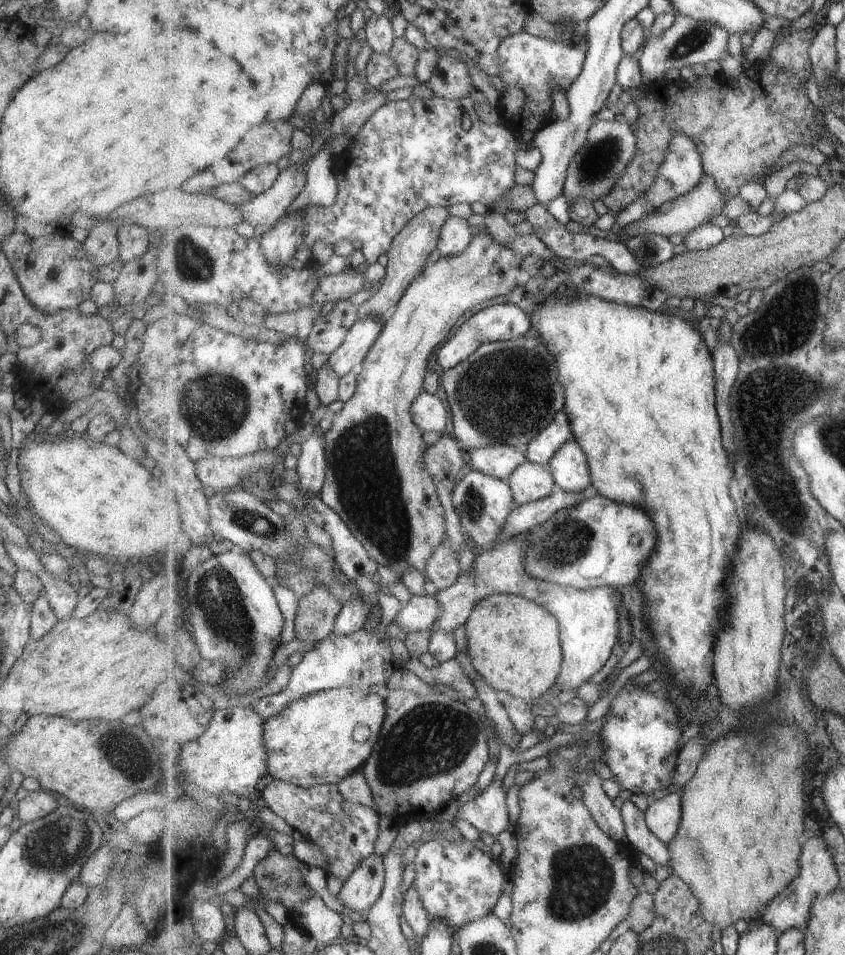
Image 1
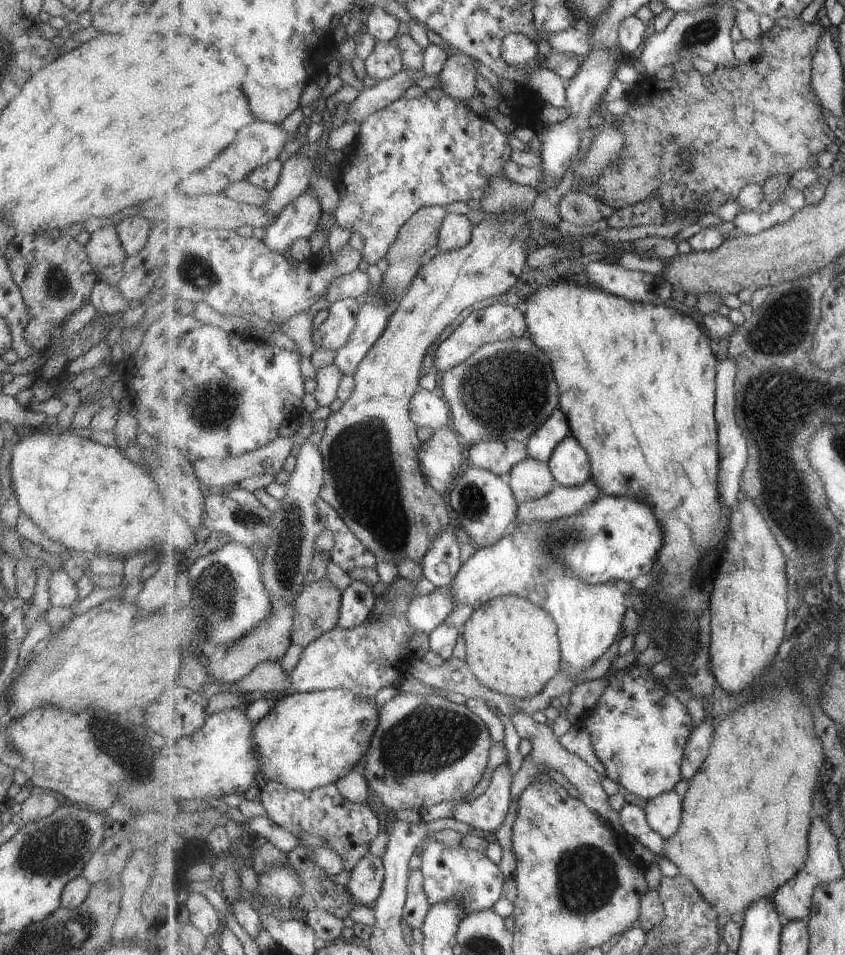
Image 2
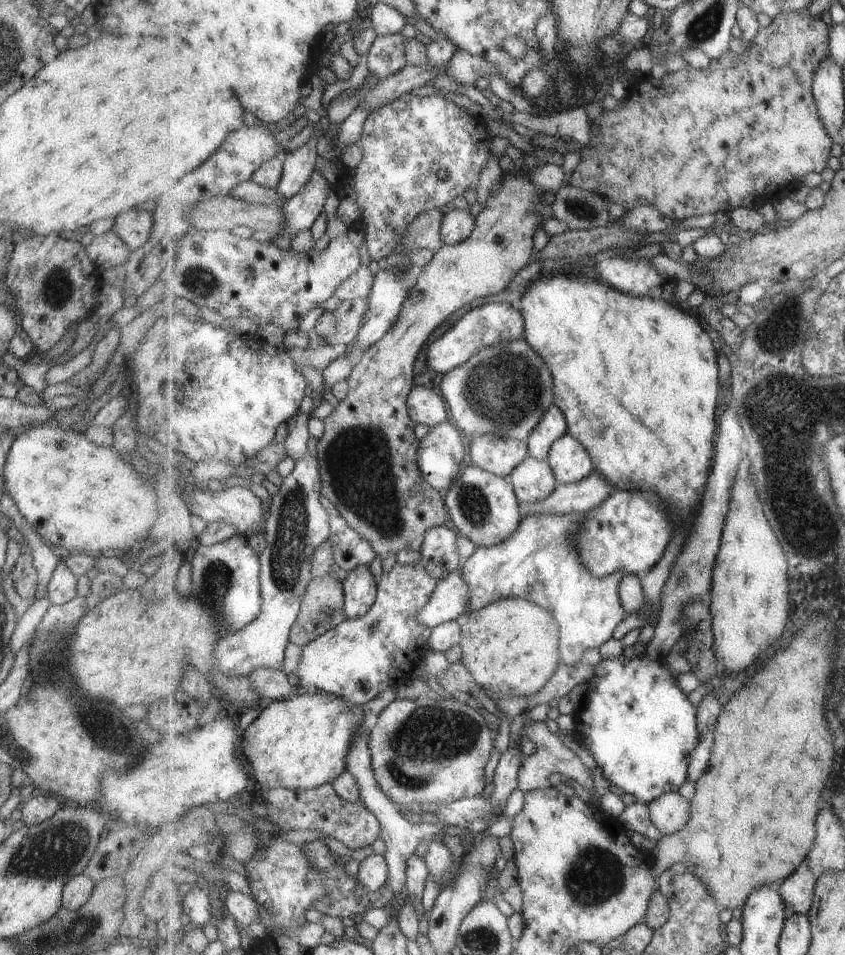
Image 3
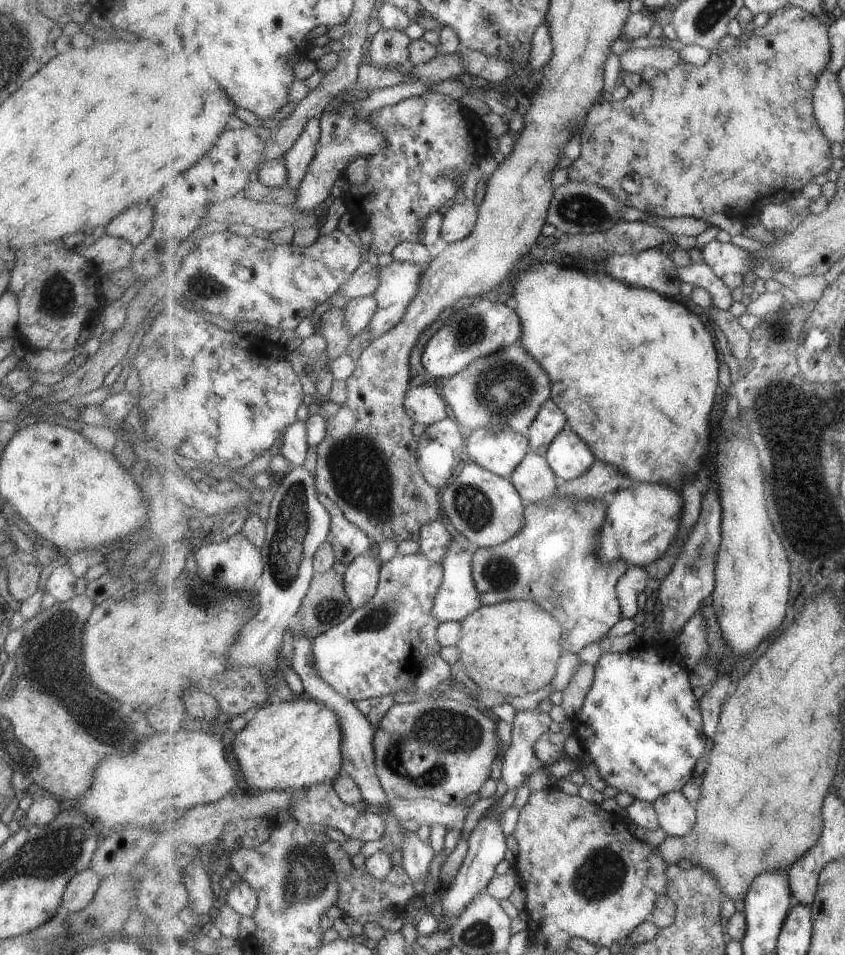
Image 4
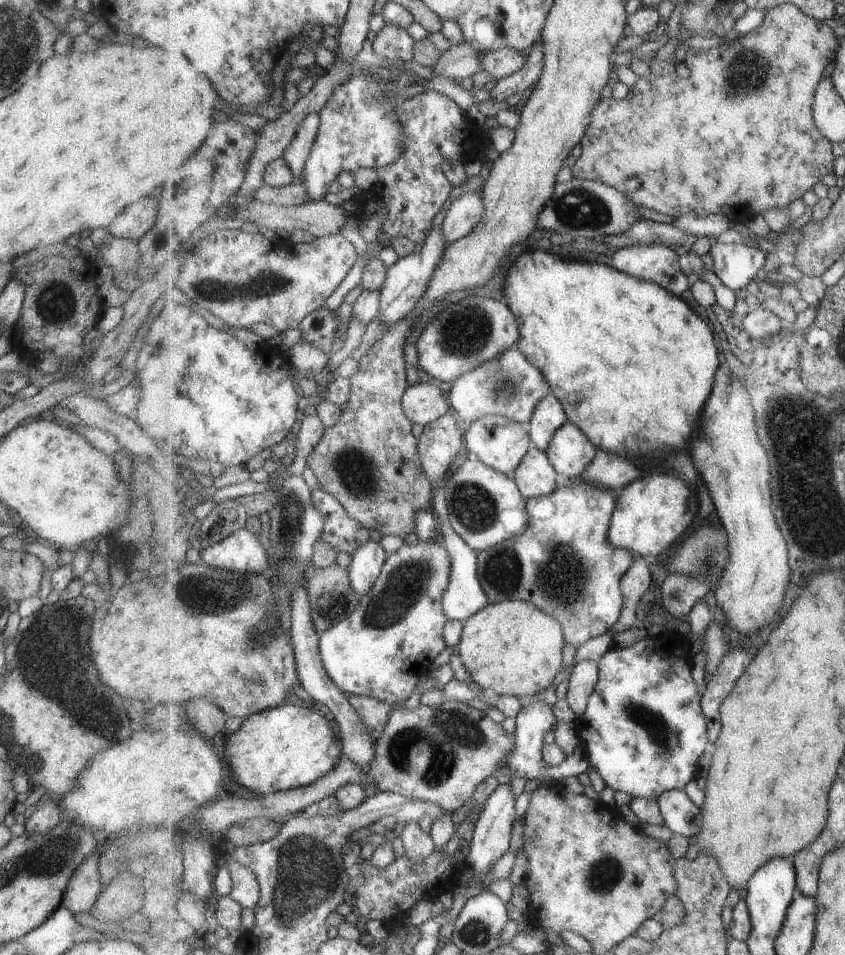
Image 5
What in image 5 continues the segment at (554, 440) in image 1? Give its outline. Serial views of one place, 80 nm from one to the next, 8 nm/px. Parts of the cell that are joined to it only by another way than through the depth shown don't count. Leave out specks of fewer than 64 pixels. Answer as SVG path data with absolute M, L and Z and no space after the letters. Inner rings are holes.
M552 392L545 395L538 403L528 423L532 436L532 446L546 450L553 435L568 421L563 403Z

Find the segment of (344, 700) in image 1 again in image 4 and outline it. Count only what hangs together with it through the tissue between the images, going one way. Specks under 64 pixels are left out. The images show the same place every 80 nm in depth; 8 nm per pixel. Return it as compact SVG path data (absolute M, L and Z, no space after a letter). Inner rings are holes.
M311 698L269 703L258 709L253 720L233 739L233 752L247 787L262 791L306 790L319 783L332 783L343 773L344 730L340 716Z

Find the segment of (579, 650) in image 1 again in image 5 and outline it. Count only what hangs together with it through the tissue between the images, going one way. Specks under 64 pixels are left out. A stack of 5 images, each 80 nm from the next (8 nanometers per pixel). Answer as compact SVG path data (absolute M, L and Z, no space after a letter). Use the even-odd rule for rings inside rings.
M581 475L561 485L555 497L545 495L528 499L531 520L527 530L478 553L480 581L490 602L524 600L535 604L561 622L566 644L573 643L578 648L589 639L608 632L623 612L621 579L636 559L632 550L617 548L610 543L610 527L617 501L609 487L594 486L591 481L582 479Z

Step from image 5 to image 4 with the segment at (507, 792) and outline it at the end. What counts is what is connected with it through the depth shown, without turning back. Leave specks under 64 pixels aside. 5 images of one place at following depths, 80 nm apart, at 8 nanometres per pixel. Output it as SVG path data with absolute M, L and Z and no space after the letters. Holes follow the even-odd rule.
M499 812L489 813L478 821L469 837L468 851L464 858L458 874L454 877L452 884L443 891L440 903L444 910L443 920L439 919L440 929L450 930L458 916L465 907L481 893L487 892L491 879L496 875L496 868L505 860L507 854L507 835L502 827L502 814Z

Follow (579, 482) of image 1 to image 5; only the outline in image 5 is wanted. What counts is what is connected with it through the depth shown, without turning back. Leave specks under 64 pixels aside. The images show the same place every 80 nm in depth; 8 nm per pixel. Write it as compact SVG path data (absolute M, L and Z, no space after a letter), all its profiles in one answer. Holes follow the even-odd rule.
M569 421L553 435L546 450L557 472L569 479L582 475L598 452L588 434Z

